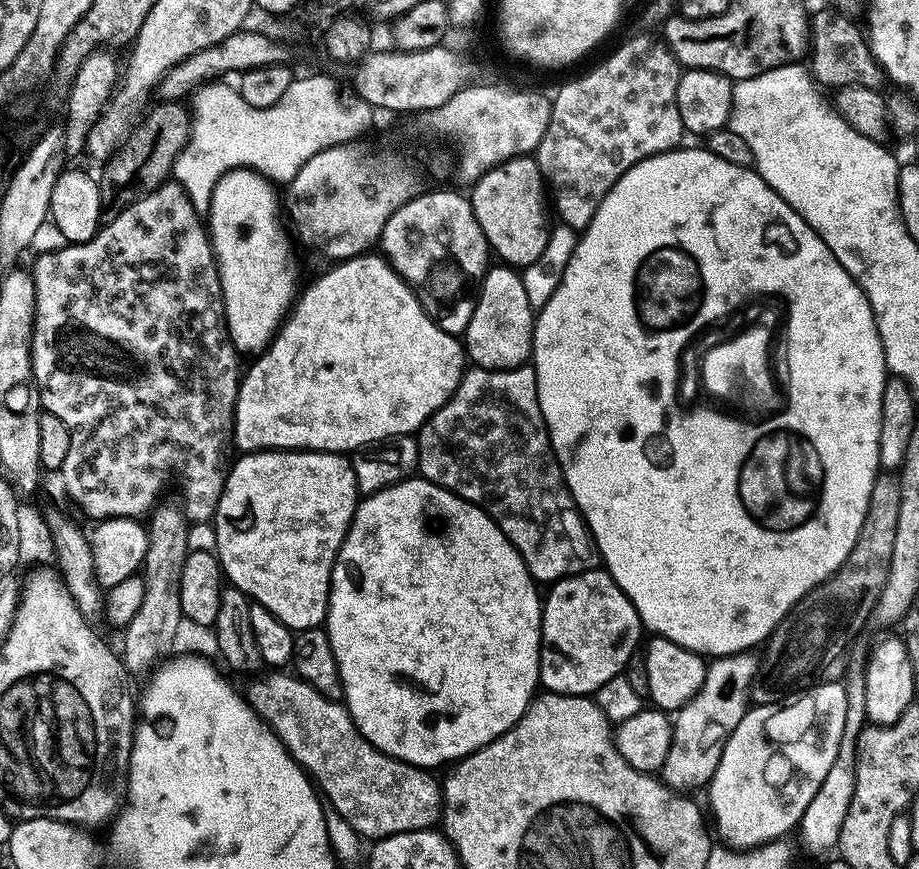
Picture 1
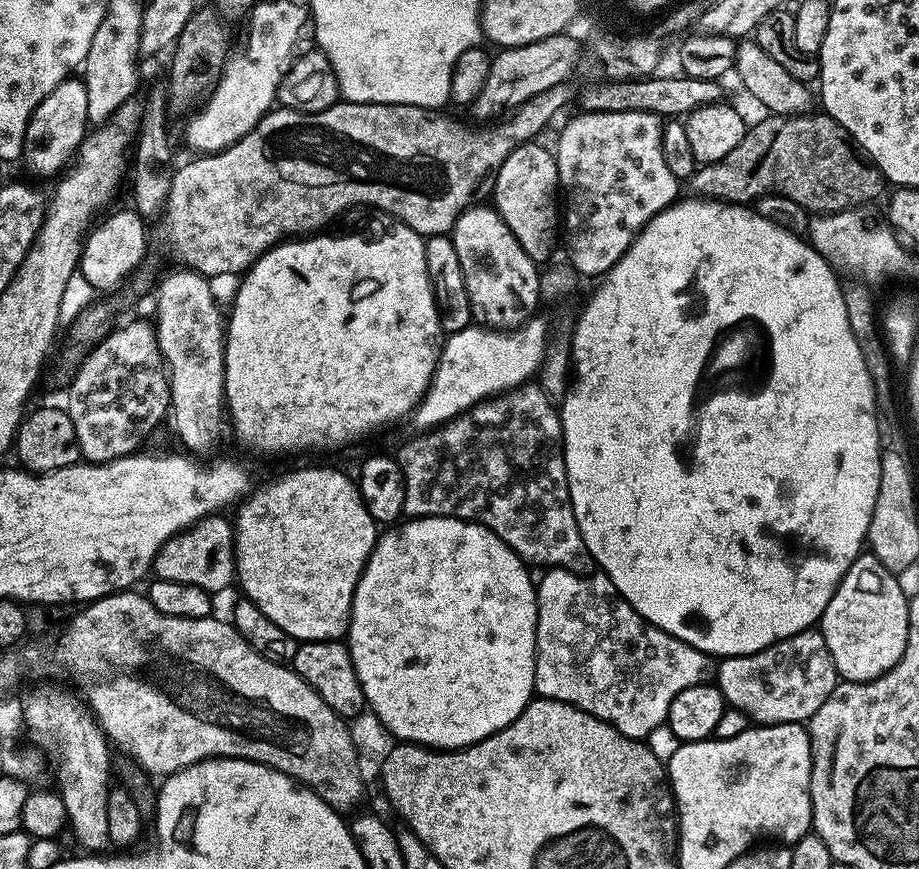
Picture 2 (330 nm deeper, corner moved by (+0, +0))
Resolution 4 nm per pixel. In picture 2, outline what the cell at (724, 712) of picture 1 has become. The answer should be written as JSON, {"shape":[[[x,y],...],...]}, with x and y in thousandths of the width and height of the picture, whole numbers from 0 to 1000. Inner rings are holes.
{"shape":[[[890,725],[869,727],[854,736],[844,736],[838,743],[811,755],[793,755],[782,761],[777,773],[777,783],[783,797],[795,814],[807,817],[815,830],[824,834],[834,833],[868,833],[877,831],[903,803],[910,793],[912,779],[908,757],[903,757],[903,748],[899,743],[899,734]]]}

